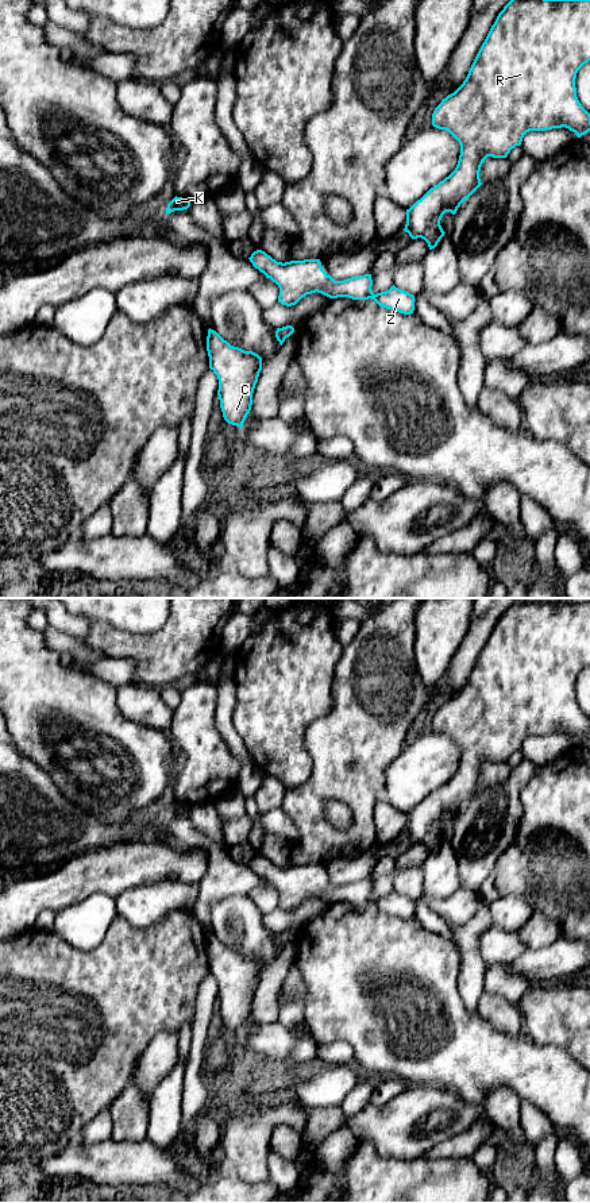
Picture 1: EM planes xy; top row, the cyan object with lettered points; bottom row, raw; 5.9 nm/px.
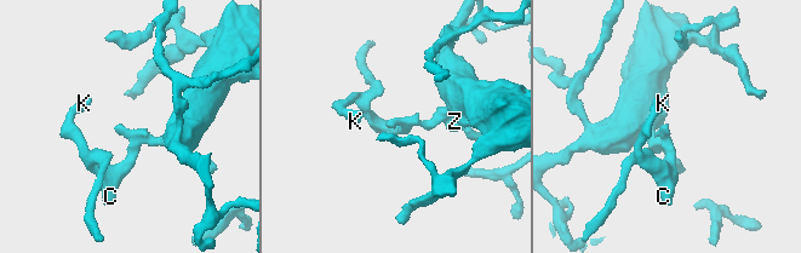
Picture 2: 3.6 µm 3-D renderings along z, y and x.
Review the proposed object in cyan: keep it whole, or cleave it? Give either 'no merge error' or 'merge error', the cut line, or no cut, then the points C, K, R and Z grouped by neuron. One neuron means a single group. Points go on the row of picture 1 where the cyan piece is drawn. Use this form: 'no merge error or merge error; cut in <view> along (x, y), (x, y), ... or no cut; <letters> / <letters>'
no merge error; no cut; C K R Z

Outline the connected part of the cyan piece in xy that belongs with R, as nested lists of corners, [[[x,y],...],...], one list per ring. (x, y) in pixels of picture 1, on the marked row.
[[[510,0],[498,14],[463,84],[443,99],[432,113],[432,126],[448,131],[459,142],[460,155],[455,170],[406,209],[404,231],[412,239],[424,239],[429,250],[435,248],[446,234],[440,225],[443,215],[455,215],[460,204],[482,185],[479,171],[487,157],[506,158],[529,131],[566,127],[578,138],[587,134],[590,113],[576,97],[575,78],[589,61],[590,0]]]

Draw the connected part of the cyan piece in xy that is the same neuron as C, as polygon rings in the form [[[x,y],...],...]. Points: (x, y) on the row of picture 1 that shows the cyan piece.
[[[208,329],[209,369],[217,375],[220,408],[228,424],[243,427],[252,405],[252,393],[262,370],[262,358],[231,346],[216,331]]]

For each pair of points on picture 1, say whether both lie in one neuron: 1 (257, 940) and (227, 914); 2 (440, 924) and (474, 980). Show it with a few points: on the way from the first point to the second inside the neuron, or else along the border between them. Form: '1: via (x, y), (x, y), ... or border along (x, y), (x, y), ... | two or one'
1: via (250, 936), (234, 920) | one
2: border along (447, 924), (455, 944) | two

